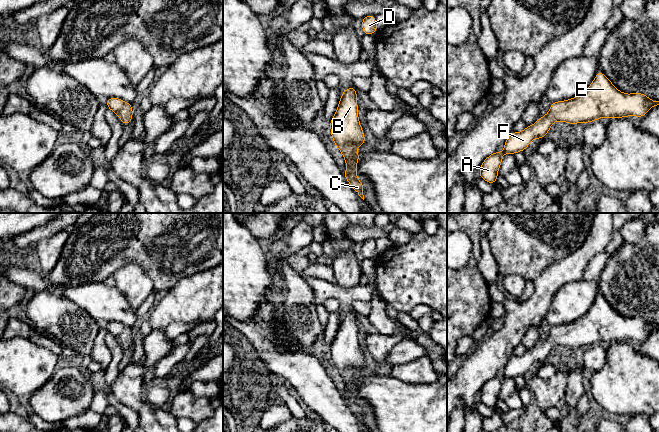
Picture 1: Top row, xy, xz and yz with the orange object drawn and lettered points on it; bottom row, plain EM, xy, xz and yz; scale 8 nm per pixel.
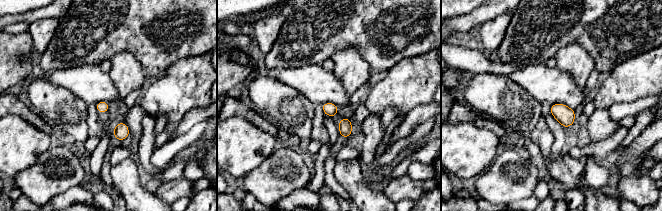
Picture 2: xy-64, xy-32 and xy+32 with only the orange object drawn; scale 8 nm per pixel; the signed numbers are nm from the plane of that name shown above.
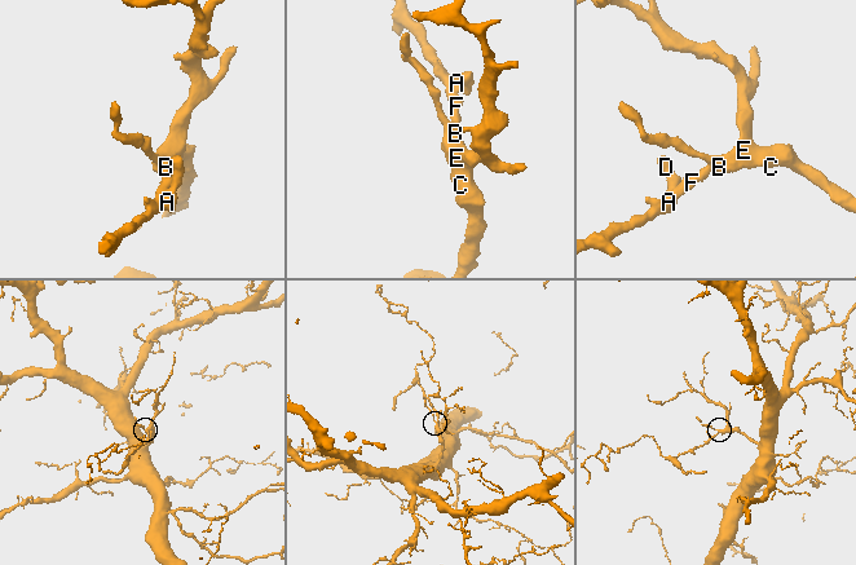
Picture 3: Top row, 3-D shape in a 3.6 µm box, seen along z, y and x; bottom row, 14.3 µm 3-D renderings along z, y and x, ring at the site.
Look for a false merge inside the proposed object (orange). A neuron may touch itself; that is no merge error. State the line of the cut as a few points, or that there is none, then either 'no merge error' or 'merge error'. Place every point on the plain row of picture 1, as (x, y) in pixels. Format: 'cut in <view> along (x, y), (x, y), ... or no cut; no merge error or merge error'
no cut; no merge error

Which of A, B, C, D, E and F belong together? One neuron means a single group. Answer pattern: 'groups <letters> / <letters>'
groups A B C D E F

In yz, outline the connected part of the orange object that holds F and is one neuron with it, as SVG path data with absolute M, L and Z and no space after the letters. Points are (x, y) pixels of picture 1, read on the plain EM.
M597 295L591 309L582 318L569 324L552 326L549 336L533 349L526 350L520 357L512 355L504 367L504 374L490 378L482 386L478 398L489 408L497 407L503 379L525 375L533 363L540 364L546 360L555 345L574 349L590 347L602 341L643 342L657 329L659 325L653 325L644 317L625 318L619 315L602 295Z

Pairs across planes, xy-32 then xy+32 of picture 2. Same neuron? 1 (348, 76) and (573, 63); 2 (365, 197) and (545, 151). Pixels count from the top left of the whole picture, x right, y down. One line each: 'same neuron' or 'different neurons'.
1: same neuron
2: same neuron

